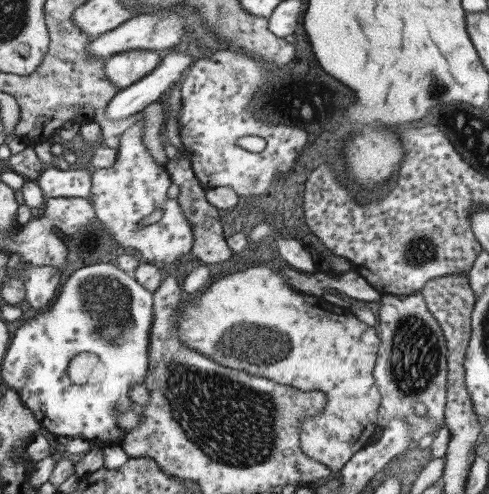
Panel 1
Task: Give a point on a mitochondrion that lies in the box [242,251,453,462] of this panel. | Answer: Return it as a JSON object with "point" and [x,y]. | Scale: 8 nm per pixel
{"point":[414,342]}

